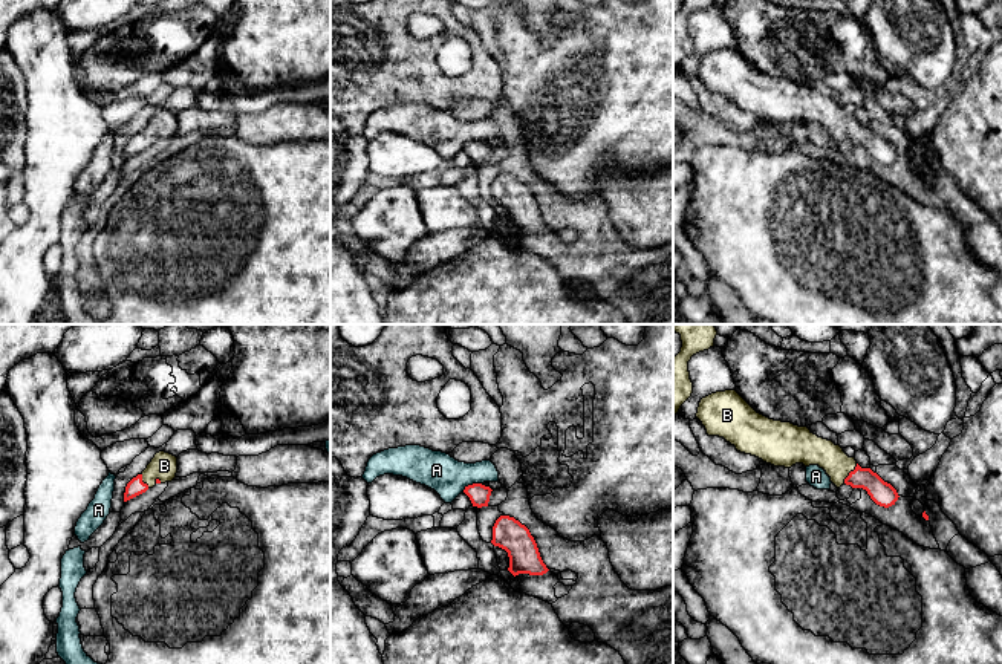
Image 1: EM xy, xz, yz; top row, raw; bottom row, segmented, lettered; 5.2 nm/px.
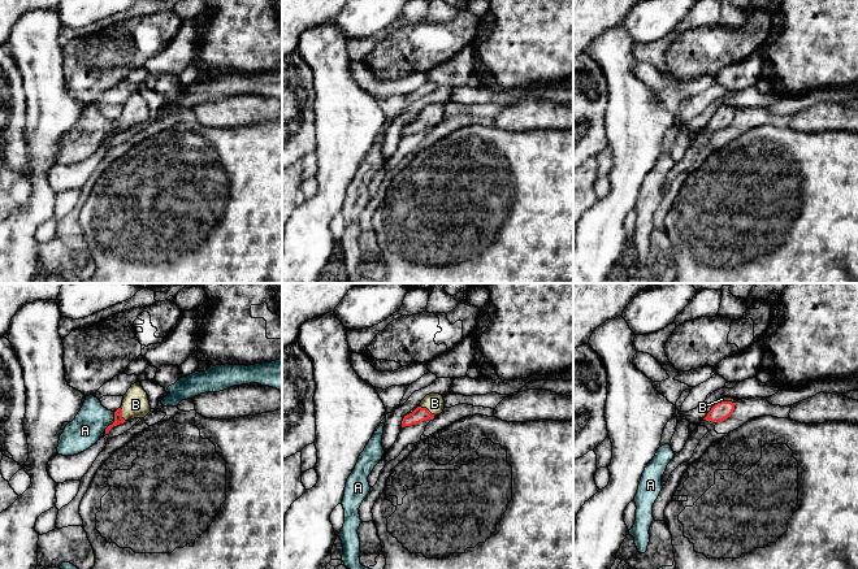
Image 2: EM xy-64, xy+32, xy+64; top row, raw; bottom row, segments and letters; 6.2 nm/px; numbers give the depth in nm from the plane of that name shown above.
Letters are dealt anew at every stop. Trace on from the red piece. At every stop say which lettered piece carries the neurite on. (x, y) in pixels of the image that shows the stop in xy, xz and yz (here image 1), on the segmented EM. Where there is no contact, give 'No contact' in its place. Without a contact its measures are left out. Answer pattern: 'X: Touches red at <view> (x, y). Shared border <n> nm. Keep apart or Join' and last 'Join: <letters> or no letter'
A: Touches red at xz (473, 484). Shared border 120 nm. Keep apart
B: Touches red at yz (849, 473). Shared border 130 nm. Join
Join: B

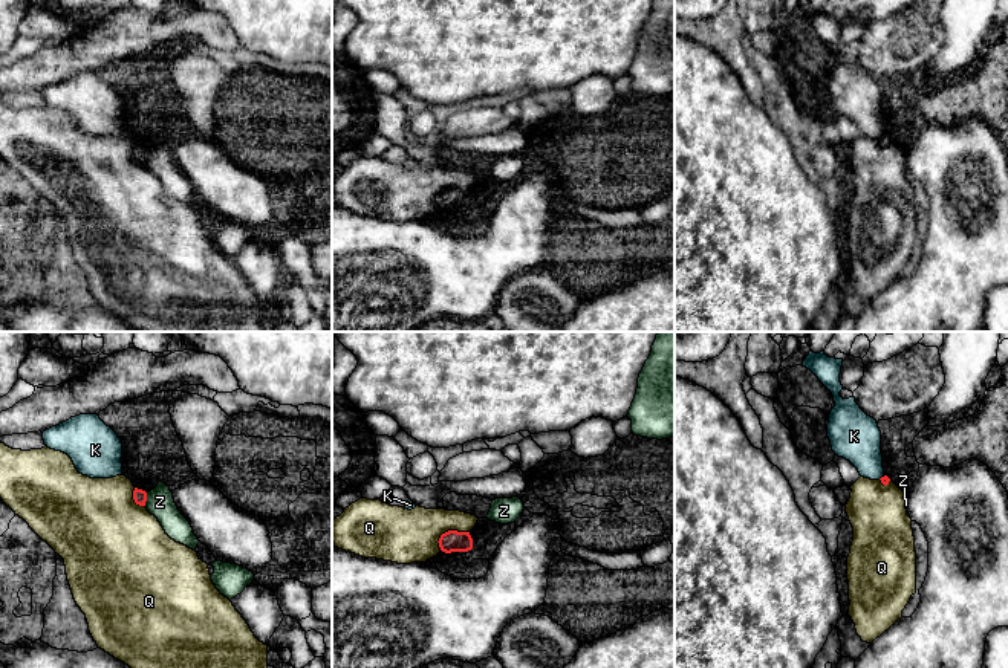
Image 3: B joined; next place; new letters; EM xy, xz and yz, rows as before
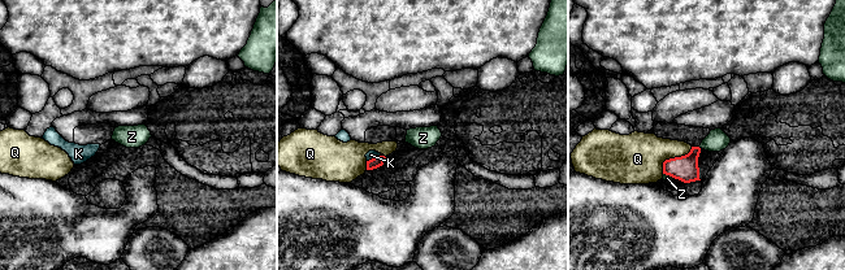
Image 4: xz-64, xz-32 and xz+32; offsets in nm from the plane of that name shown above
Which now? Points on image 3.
K: Touches red at yz (881, 477). Shared border 40 nm. Keep apart
Q: Touches red at xz (448, 531). Shared border 190 nm. Keep apart
Z: Touches red at xy (146, 499). Shared border 70 nm. Keep apart
Join: no letter

